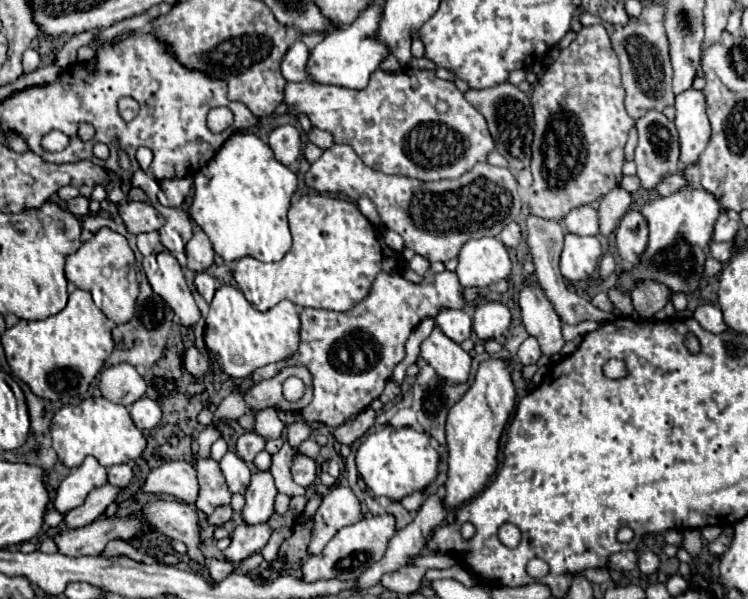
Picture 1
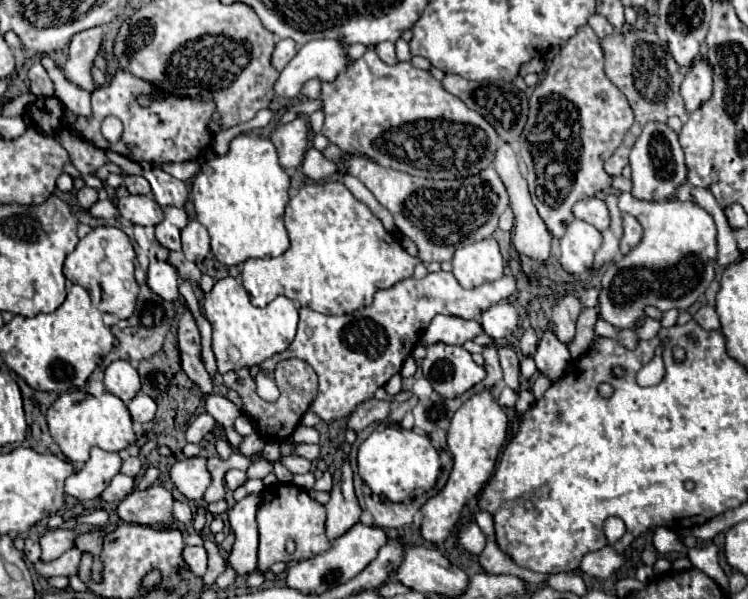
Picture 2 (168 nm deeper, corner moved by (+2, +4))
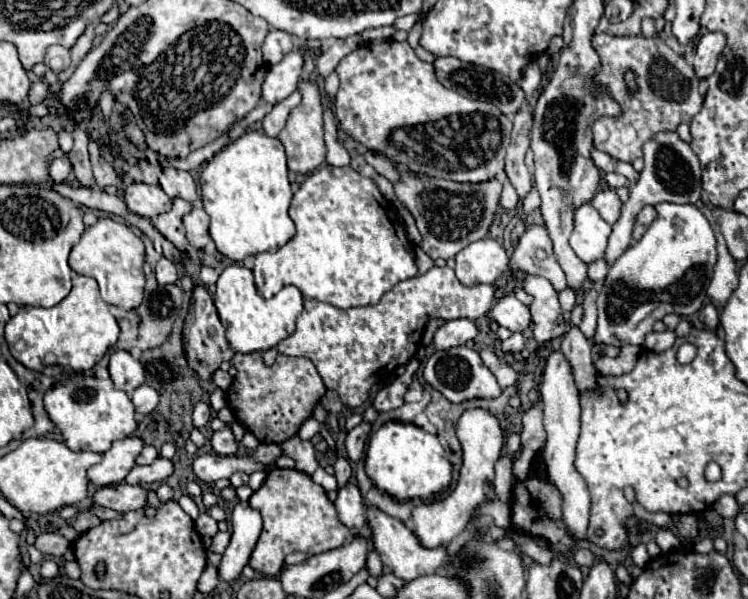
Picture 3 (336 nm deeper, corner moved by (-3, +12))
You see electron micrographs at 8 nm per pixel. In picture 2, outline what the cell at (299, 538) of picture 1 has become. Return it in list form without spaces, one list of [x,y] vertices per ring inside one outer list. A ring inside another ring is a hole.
[[[274,482],[262,490],[262,502],[256,512],[258,520],[258,530],[260,530],[260,546],[258,546],[258,570],[264,574],[270,570],[272,564],[276,562],[300,562],[314,558],[316,554],[326,552],[332,542],[326,538],[326,508],[310,498],[308,490],[296,486],[296,484],[286,484],[286,482]],[[294,540],[296,550],[288,554],[286,542]]]

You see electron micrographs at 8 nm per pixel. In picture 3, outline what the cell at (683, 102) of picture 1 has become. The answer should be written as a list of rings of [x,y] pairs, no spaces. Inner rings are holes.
[[[721,32],[703,34],[703,38],[697,42],[695,56],[693,56],[695,76],[699,80],[709,78],[711,72],[715,72],[715,64],[719,60],[719,54],[723,48],[725,48],[725,36]]]

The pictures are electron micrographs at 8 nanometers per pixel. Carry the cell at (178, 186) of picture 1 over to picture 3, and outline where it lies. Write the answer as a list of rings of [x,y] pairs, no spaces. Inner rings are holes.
[[[165,168],[159,178],[159,185],[169,198],[183,198],[187,202],[197,200],[195,180],[191,178],[189,172],[183,172],[177,168]]]

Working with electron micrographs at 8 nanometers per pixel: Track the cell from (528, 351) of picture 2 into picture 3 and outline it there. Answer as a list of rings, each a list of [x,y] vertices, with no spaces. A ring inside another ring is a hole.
[[[527,276],[525,278],[525,290],[533,296],[533,304],[529,306],[531,310],[531,318],[533,318],[533,336],[539,344],[545,344],[561,334],[565,334],[565,322],[561,320],[561,306],[559,306],[559,300],[557,300],[557,292],[555,288],[551,286],[549,280],[541,278],[541,276]]]

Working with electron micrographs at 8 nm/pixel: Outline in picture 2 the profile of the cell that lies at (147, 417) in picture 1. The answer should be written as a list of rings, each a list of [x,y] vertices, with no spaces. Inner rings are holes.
[[[138,392],[130,400],[128,410],[130,410],[130,416],[134,422],[150,422],[156,414],[156,402],[150,396],[146,396],[144,392]]]

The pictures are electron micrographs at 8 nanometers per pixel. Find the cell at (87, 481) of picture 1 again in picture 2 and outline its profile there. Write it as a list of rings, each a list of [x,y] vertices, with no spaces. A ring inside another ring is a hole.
[[[92,448],[90,460],[66,480],[66,494],[78,500],[94,500],[106,490],[106,486],[120,472],[120,468],[122,458],[118,452]]]

